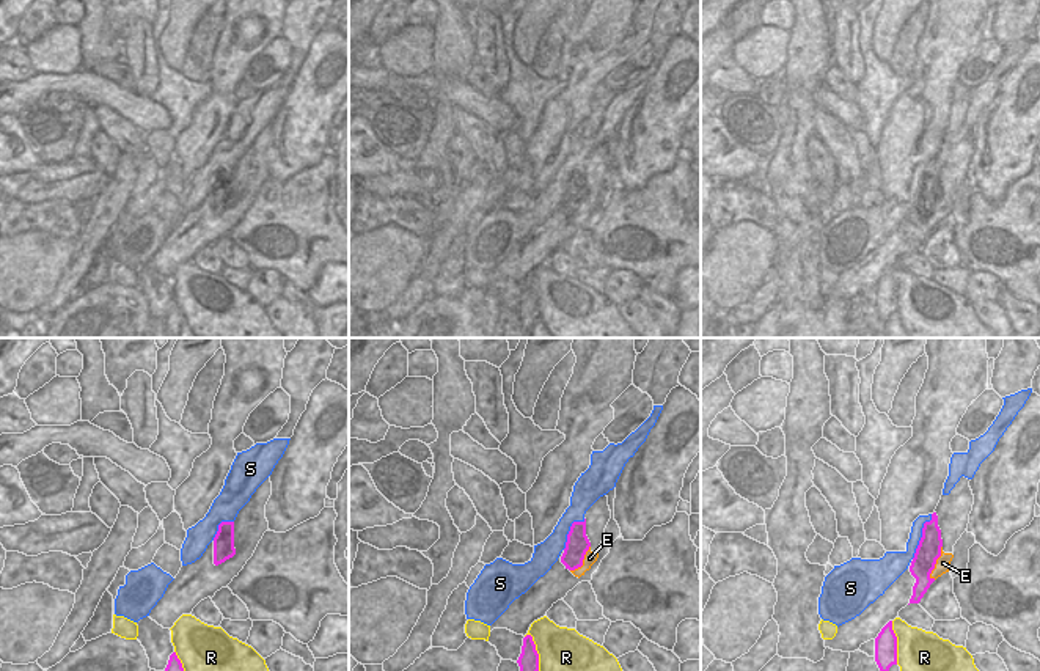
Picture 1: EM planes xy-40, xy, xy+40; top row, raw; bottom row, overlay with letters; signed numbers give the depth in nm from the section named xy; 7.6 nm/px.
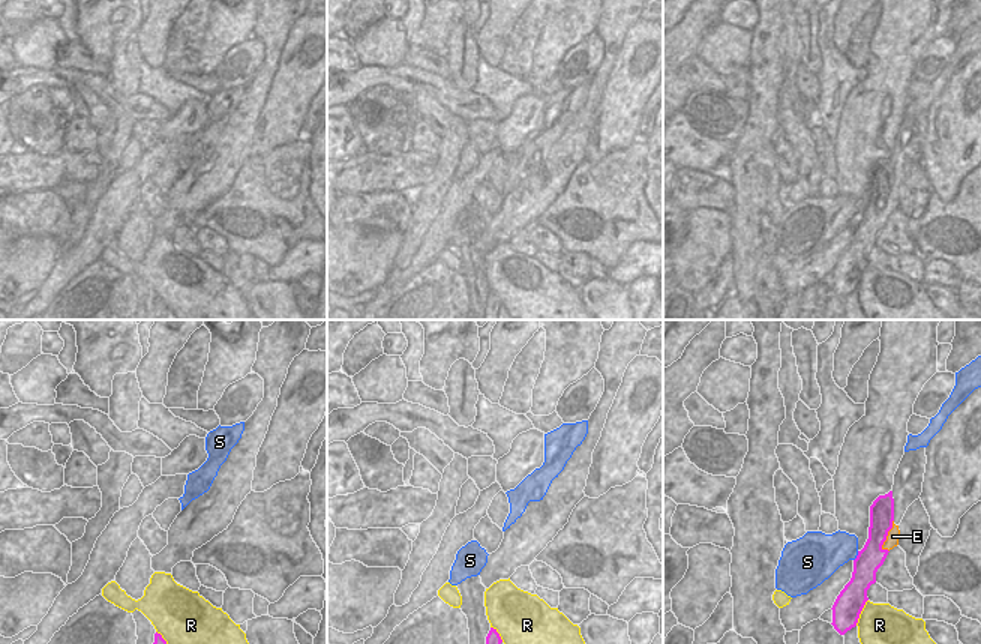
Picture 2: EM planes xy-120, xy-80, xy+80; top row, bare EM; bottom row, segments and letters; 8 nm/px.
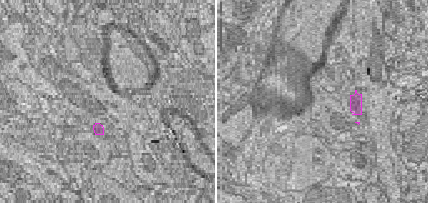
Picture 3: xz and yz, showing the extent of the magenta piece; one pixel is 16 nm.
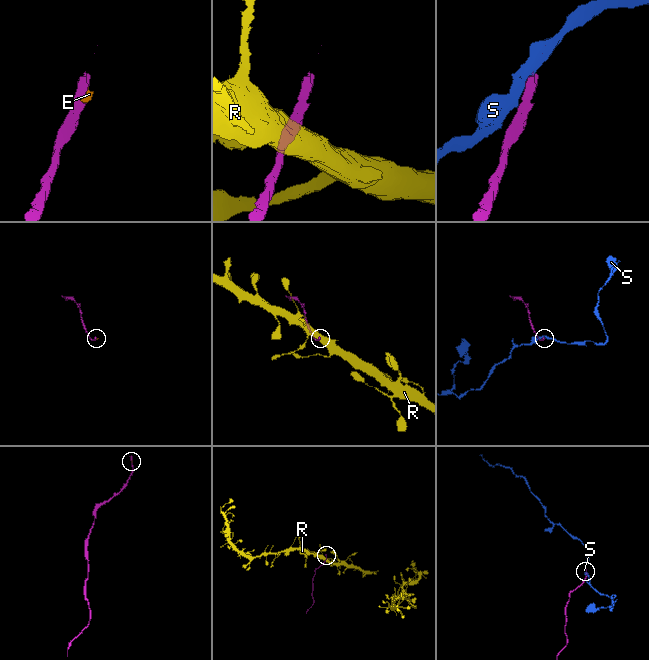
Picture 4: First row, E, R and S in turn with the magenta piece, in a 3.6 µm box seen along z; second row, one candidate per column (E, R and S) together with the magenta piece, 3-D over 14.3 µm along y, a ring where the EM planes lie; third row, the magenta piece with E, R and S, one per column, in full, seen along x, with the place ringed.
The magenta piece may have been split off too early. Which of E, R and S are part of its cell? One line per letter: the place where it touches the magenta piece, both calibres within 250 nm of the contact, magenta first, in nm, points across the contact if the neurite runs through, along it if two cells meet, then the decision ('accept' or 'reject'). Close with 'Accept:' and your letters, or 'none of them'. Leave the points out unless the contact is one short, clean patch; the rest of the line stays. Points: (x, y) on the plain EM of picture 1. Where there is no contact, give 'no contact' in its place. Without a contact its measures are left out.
E: xy+40 (935, 211) | 190/120 nm | along xy+40 (941, 194), (941, 203), (930, 227) | reject
R: xy+40 (896, 291) | 170/400 nm | reject
S: xy+40 (922, 184) | 190/140 nm | reject
Accept: none of them

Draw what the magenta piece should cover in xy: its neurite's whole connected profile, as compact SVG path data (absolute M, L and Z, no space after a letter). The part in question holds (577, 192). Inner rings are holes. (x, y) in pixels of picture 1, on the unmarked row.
M600 145L584 162L583 170L573 170L567 182L567 190L561 211L569 218L583 214L588 198L599 201L599 195L605 185L605 176L611 167L608 145Z

